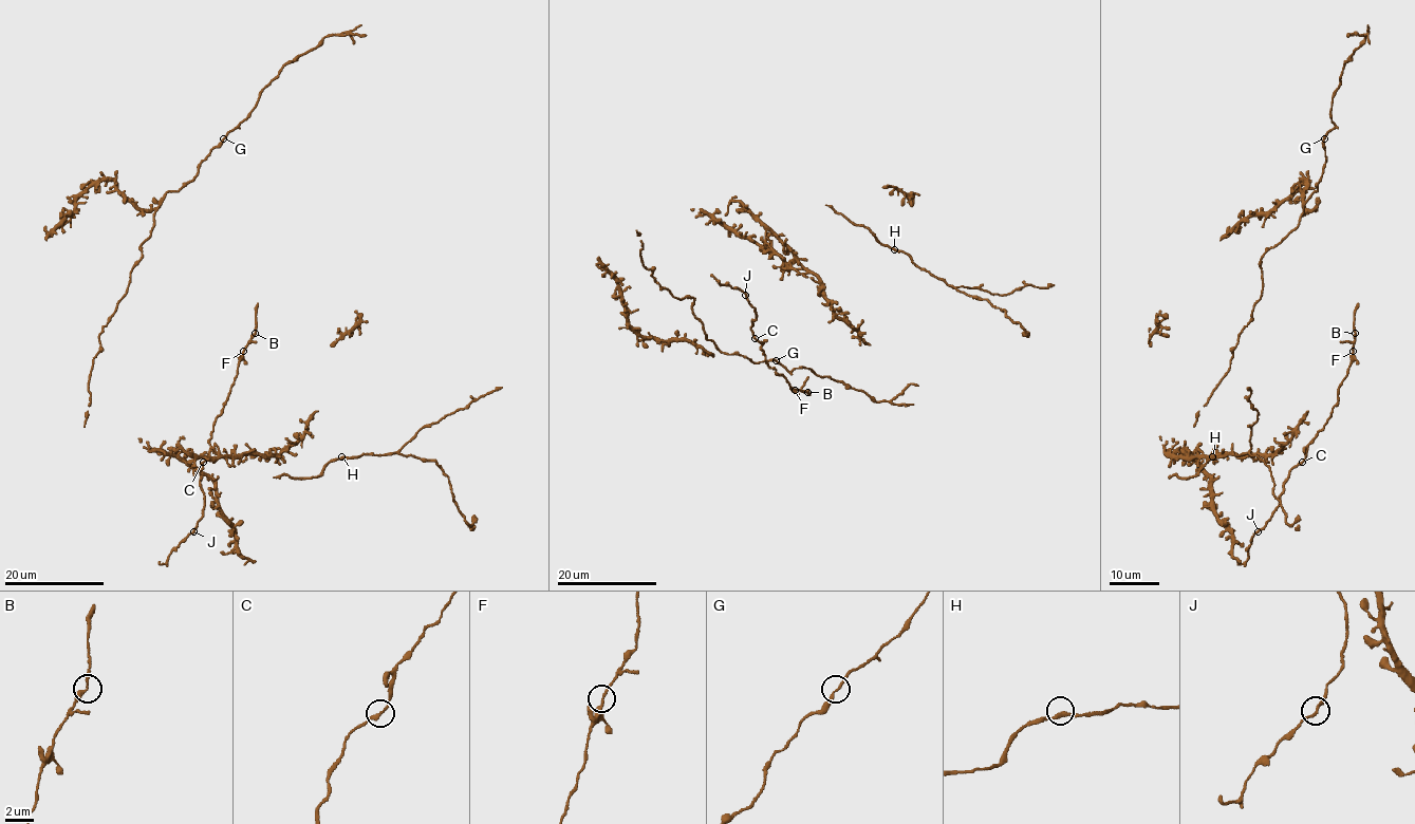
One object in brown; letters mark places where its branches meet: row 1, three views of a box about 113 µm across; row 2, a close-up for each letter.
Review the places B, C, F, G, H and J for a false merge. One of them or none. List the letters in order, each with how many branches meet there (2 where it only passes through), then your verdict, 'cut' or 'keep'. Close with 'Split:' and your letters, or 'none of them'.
B: 2 branches meet; keep
C: 2 branches meet; keep
F: 2 branches meet; keep
G: 2 branches meet; keep
H: 2 branches meet; keep
J: 2 branches meet; keep
Split: none of them

